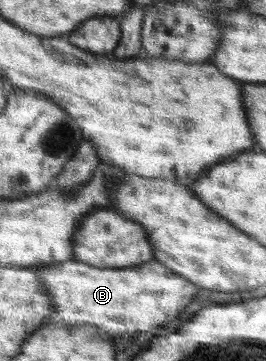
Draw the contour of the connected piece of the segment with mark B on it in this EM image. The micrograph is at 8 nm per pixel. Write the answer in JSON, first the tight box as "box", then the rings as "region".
{"box":[32,261,199,335],"region":[[[81,261],[35,265],[32,271],[43,281],[51,296],[54,313],[68,326],[93,324],[101,335],[160,332],[159,327],[173,321],[197,295],[199,286],[173,272],[159,261],[131,268],[98,268]]]}

